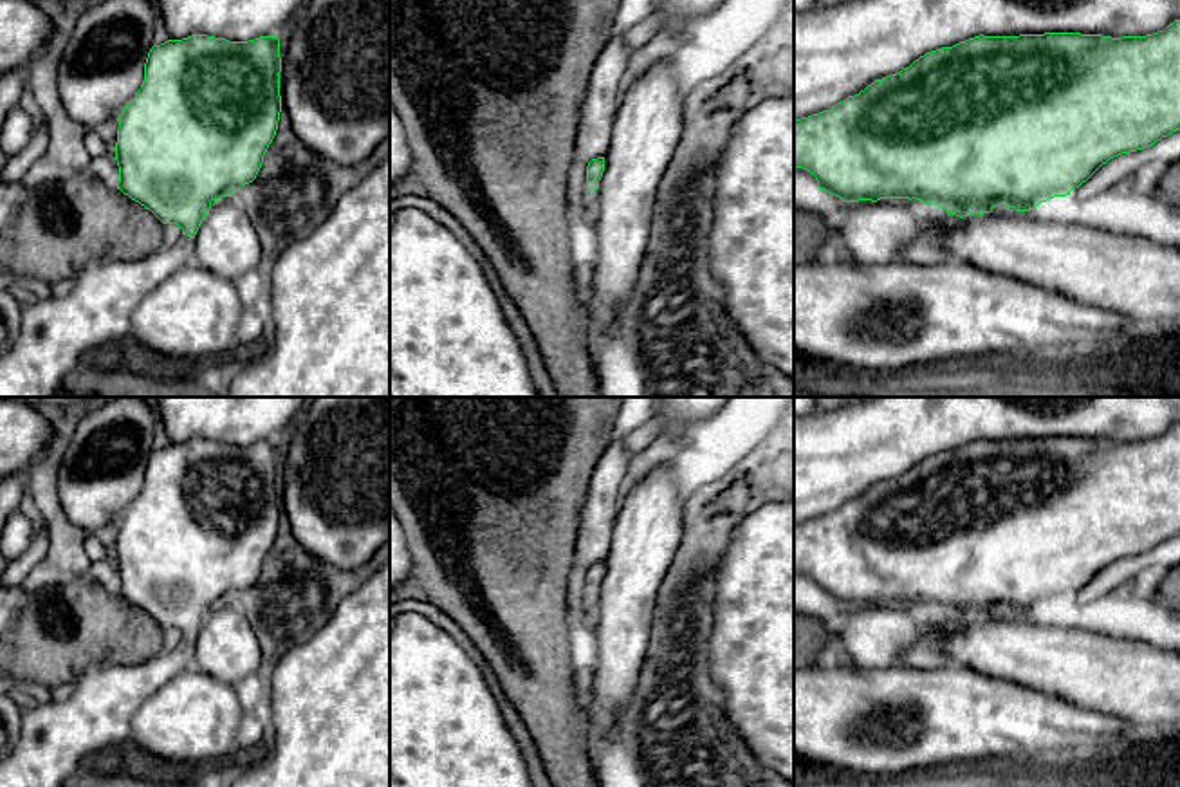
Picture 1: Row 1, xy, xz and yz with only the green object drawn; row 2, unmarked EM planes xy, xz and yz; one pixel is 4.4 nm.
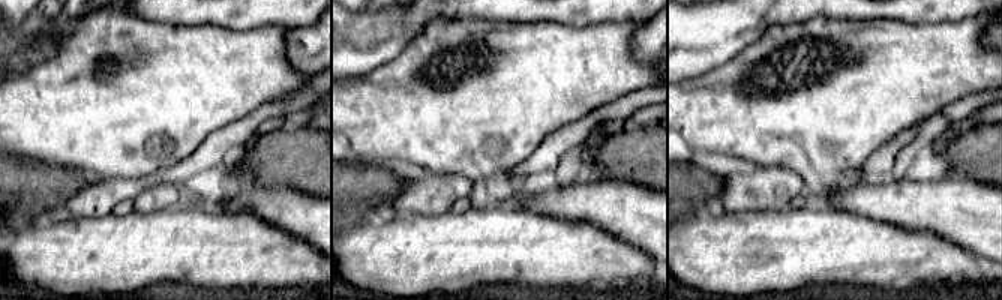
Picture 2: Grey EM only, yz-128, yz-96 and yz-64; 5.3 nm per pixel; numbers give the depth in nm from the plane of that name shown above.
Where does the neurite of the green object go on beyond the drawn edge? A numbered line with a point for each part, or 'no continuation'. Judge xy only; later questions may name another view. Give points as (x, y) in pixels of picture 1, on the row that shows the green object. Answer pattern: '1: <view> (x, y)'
no continuation

